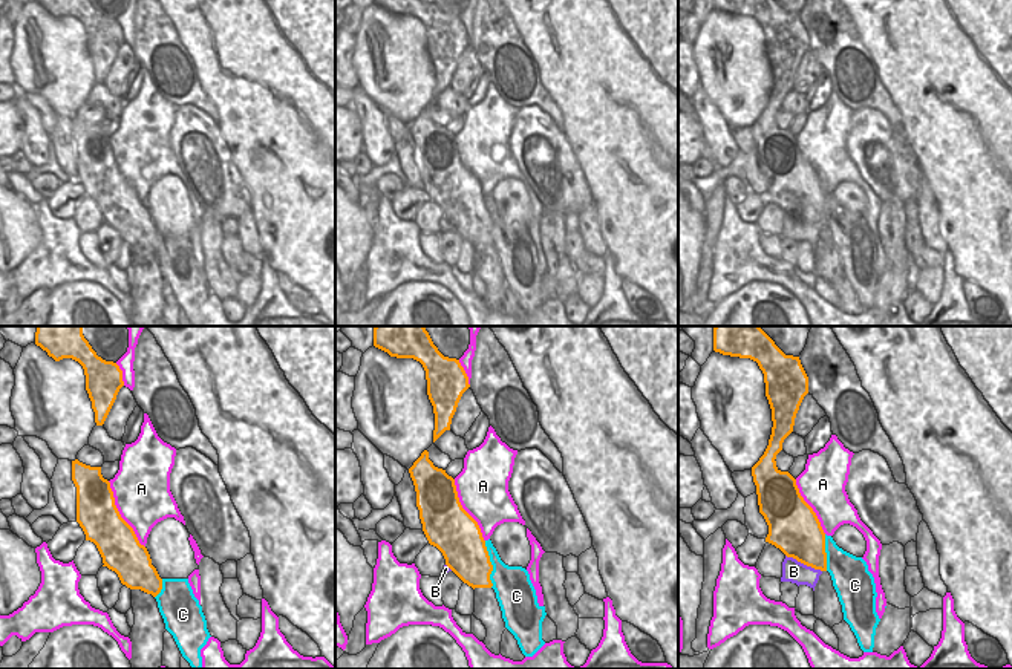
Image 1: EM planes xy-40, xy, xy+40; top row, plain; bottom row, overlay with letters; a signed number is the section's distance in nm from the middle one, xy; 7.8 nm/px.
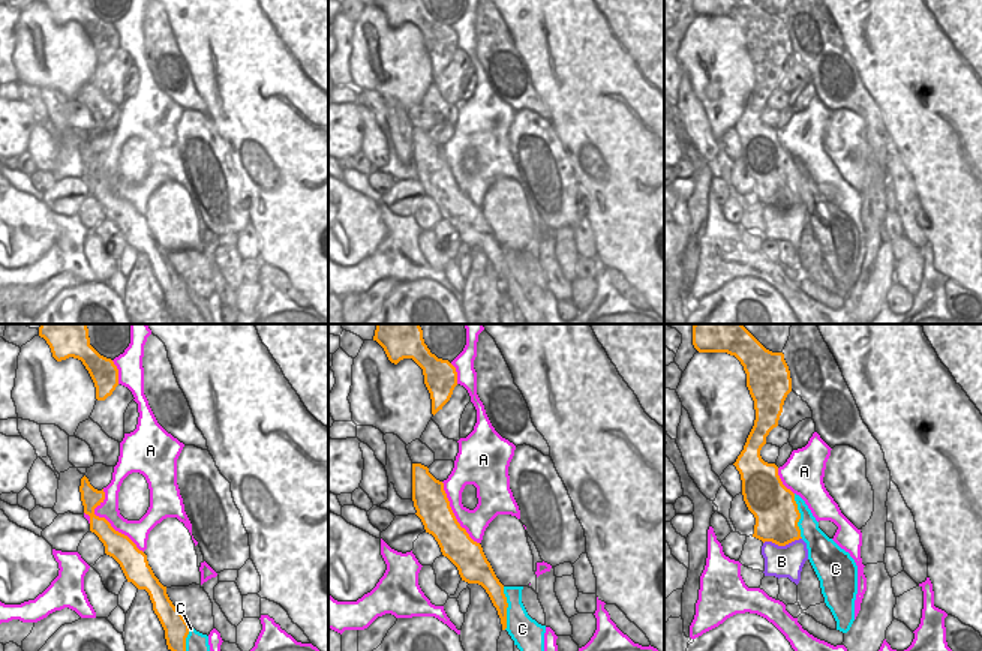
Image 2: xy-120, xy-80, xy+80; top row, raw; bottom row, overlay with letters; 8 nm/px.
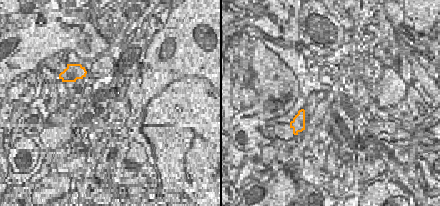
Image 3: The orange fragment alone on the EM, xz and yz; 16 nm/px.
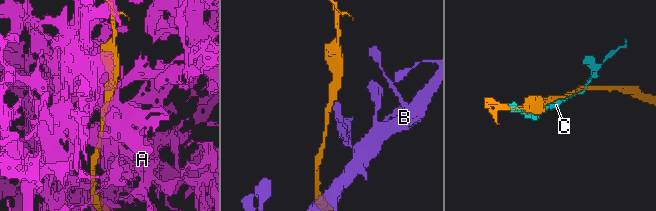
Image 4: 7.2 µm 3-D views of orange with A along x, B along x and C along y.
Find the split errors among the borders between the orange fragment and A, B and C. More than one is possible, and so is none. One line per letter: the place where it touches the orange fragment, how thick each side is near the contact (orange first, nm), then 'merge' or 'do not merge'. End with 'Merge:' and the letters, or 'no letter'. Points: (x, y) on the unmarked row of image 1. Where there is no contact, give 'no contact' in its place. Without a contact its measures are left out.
A: meets orange in xy-40 at (120, 172); 320 nm thick on the orange side, 440 nm on the other; do not merge
B: meets orange in xy+40 at (804, 221); 380 nm thick on the orange side, 170 nm on the other; do not merge
C: meets orange in xy at (490, 221); 340 nm thick on the orange side, 280 nm on the other; do not merge
Merge: no letter

